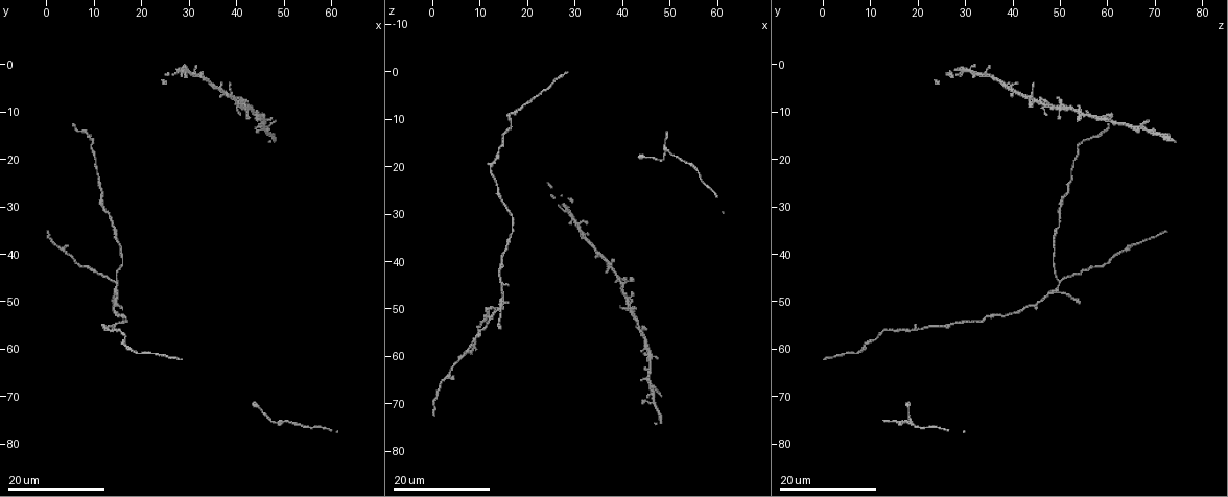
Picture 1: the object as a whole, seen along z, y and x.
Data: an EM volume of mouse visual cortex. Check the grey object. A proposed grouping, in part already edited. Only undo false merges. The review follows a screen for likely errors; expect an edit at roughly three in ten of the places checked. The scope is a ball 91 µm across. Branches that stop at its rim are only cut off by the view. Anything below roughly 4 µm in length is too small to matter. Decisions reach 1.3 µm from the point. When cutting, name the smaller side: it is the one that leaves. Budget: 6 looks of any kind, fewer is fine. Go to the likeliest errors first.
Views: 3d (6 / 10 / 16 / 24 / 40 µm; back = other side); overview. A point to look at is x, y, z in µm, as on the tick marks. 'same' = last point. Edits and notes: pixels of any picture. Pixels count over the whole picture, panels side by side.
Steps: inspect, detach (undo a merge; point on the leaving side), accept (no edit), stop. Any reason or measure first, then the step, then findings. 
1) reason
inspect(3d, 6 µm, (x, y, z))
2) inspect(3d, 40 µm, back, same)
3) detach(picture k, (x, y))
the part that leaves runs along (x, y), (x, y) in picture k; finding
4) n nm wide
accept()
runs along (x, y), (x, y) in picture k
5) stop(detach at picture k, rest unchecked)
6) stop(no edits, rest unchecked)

three arms meet
inspect(3d, 24 µm, (14.5, 48.0, 49.5))

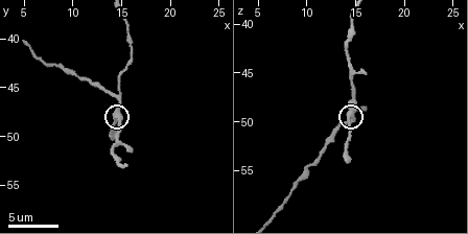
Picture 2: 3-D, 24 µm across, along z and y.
closer look
inspect(3d, 10 µm, same)

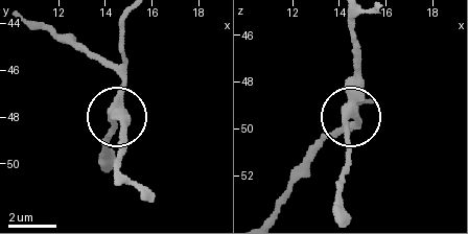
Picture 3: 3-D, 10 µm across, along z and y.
3 arms
accept()
runs along (350, 36), (355, 51), (350, 169) in picture 3; all the same neuron

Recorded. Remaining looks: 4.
inspect(3d, 16 µm, (9.5, 16.0, 54.5))

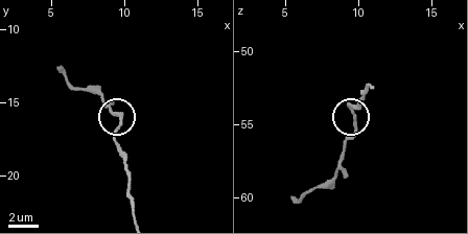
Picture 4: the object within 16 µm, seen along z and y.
inspect(3d, 10 µm, (9.8, 16.4, 54.6))

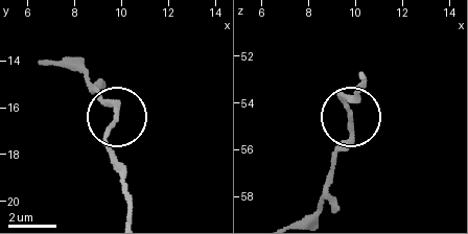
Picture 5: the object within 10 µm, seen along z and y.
accept()
runs along (130, 212), (108, 140), (118, 108), (100, 98), (100, 88) in picture 5; all the same neuron

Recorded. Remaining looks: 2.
four arms meet
inspect(3d, 16 µm, (41.0, 9.0, 50.0))

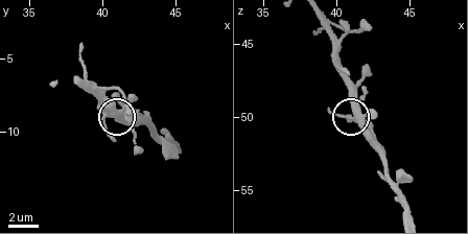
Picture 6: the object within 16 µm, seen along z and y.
zoom in
inspect(3d, 6 µm, same)

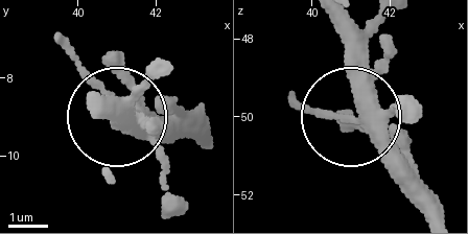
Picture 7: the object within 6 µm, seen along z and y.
410 nm wide
accept()
continuous, no second neuron

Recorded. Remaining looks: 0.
stop(no edits, rest unchecked)

